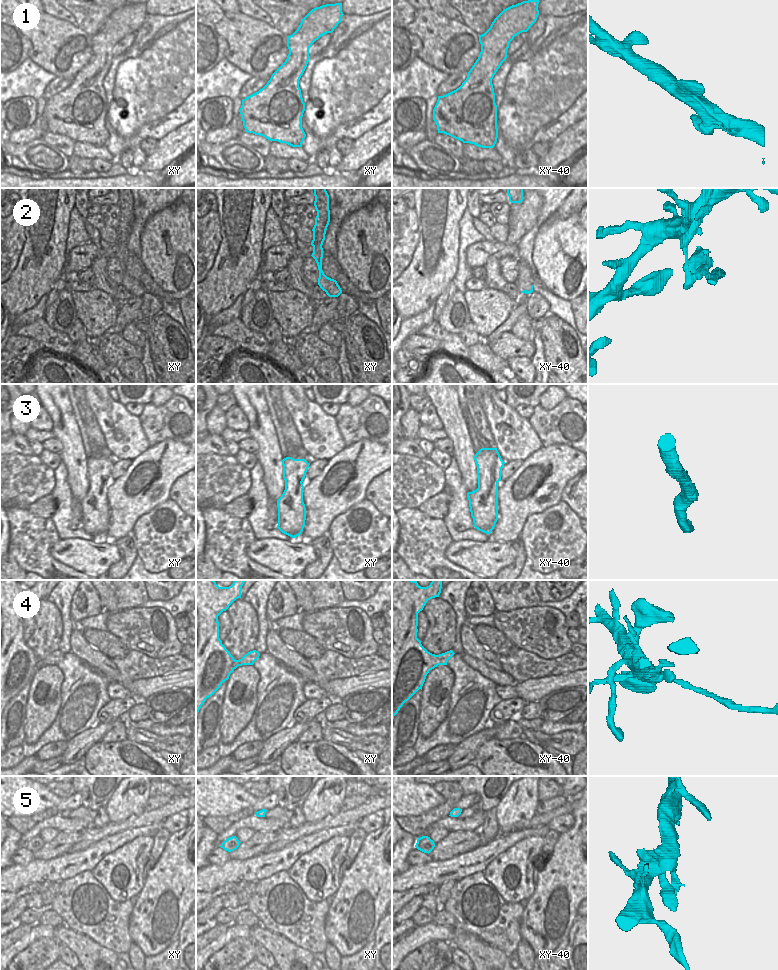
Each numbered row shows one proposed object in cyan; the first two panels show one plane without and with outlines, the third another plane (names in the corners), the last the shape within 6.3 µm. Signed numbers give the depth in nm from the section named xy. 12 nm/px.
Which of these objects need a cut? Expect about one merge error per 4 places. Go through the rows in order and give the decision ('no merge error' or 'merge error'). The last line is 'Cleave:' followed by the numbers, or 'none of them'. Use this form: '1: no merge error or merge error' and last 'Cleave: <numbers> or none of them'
1: no merge error
2: merge error
3: no merge error
4: merge error
5: no merge error
Cleave: 2, 4

